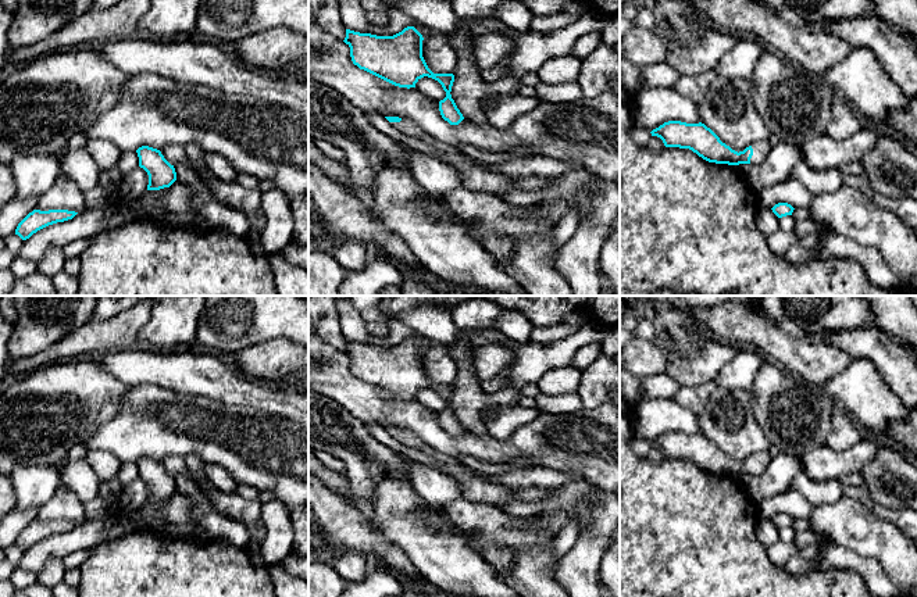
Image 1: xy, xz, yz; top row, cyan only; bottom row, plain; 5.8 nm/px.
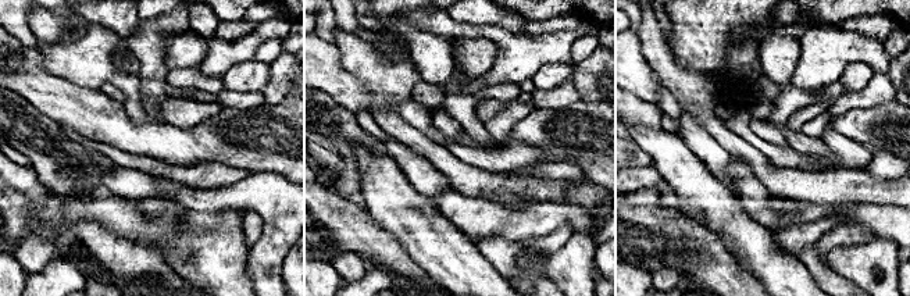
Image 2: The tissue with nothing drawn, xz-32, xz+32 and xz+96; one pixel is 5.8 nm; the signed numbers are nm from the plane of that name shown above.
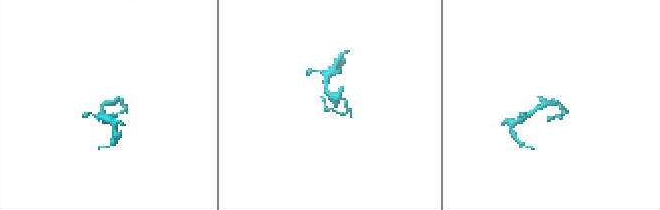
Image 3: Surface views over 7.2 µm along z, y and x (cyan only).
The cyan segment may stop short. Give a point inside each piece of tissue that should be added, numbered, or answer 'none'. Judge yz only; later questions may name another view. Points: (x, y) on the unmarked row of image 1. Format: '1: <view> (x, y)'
1: yz (762, 458)

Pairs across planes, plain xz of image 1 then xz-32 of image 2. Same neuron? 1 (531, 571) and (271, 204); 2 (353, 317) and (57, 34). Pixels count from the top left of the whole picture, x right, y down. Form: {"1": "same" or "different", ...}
{"1": "different", "2": "same"}

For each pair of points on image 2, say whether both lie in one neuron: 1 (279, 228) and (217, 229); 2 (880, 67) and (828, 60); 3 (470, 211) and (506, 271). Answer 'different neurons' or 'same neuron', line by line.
1: different neurons
2: same neuron
3: different neurons

